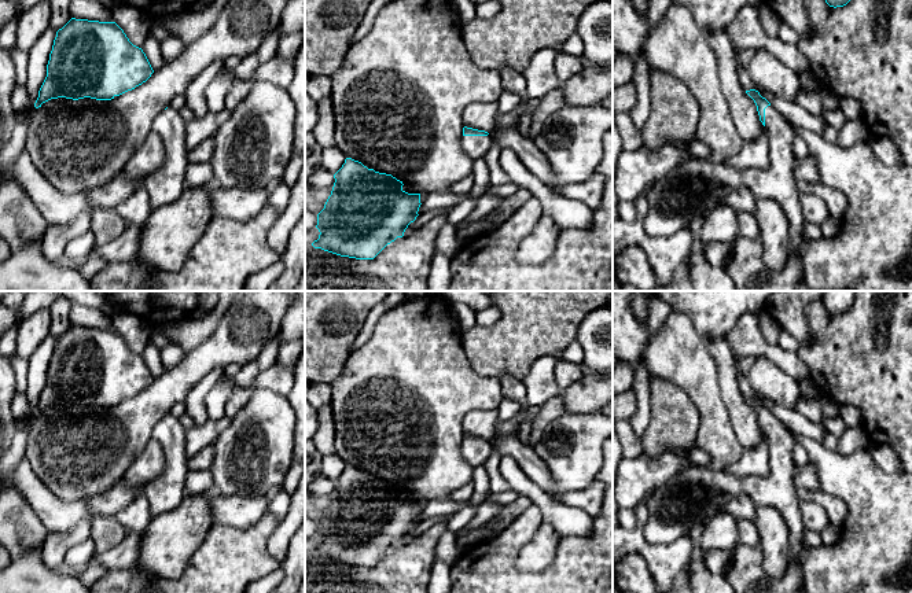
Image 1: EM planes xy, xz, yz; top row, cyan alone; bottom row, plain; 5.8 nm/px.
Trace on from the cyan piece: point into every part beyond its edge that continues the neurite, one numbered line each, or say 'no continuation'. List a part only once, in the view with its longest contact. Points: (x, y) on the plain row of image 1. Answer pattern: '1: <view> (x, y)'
1: xz (475, 453)

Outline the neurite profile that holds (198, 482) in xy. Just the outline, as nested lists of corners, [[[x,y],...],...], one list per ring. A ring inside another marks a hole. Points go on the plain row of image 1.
[[[210,469],[205,471],[188,471],[185,479],[185,493],[187,494],[203,494],[212,493],[213,489],[213,476]]]

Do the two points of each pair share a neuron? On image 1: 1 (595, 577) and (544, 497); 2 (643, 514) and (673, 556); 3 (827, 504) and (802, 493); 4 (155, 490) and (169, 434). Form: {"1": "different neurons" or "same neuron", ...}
{"1": "different neurons", "2": "same neuron", "3": "same neuron", "4": "same neuron"}

